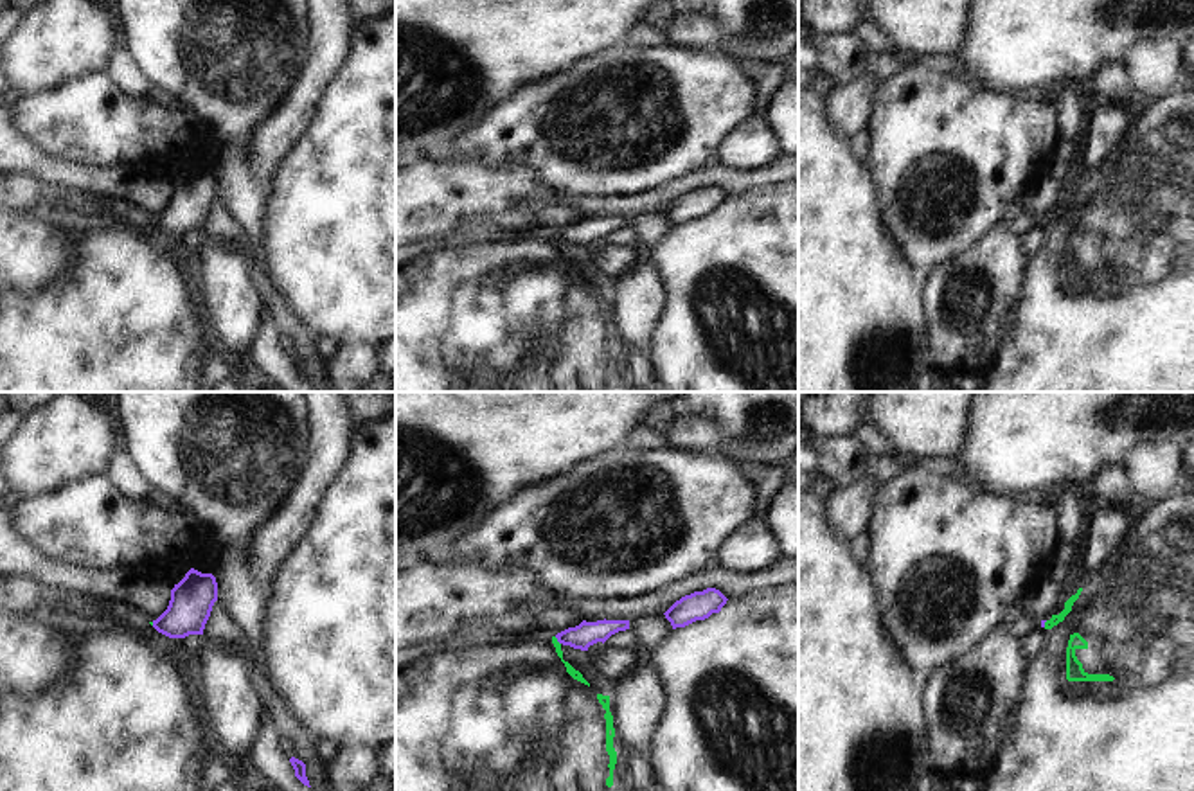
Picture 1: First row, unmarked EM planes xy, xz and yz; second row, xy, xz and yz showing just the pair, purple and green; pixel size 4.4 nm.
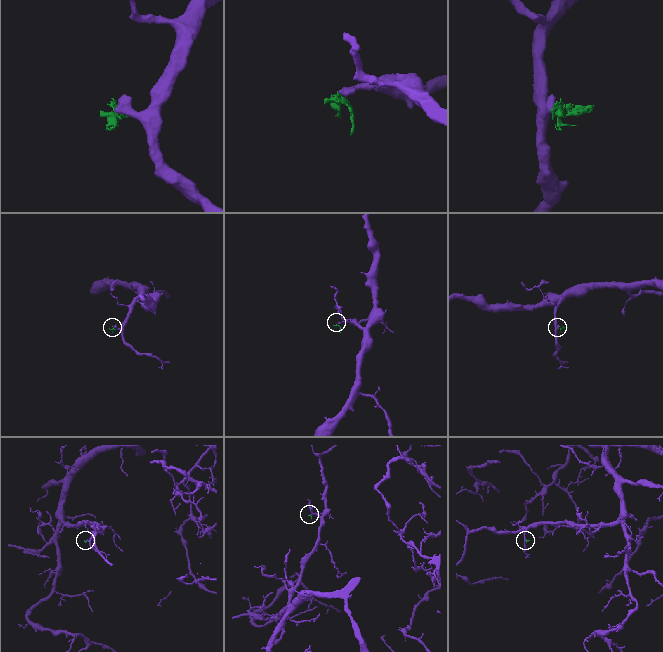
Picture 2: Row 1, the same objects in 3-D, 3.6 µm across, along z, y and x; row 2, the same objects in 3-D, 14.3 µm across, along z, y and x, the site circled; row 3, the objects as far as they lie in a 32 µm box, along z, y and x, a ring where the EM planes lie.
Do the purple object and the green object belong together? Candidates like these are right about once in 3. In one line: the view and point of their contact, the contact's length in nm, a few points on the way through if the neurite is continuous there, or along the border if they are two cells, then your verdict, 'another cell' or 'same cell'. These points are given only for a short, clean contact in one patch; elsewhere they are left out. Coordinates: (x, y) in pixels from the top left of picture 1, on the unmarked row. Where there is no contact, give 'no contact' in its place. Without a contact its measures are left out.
meets purple in xz at (558, 238); contact 50 nm long; border along xz (554, 234), (560, 241); another cell

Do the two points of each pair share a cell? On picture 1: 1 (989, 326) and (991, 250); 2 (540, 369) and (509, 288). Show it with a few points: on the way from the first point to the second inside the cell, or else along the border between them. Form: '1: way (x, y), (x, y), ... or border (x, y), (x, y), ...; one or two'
1: way (988, 308), (988, 277), (991, 268); one
2: way (520, 349), (509, 338), (509, 308); one

